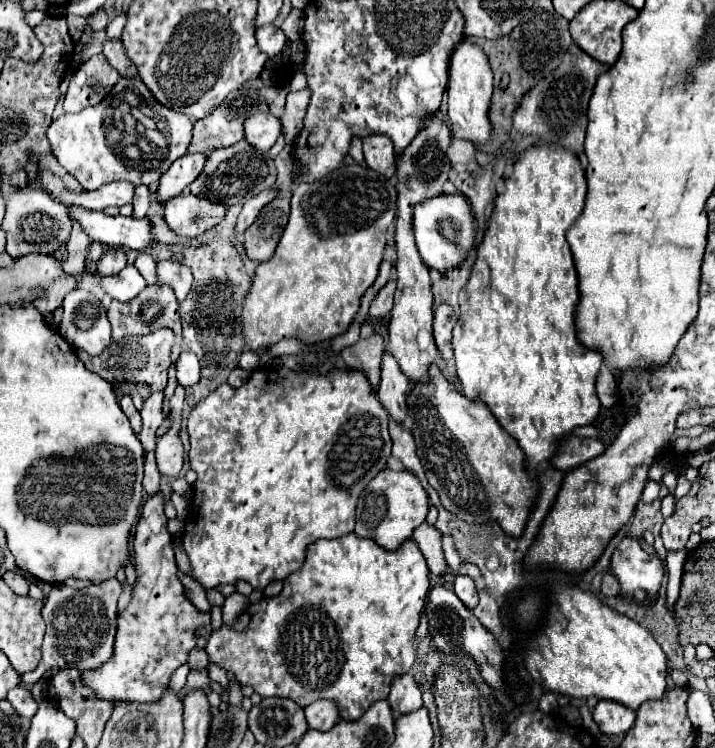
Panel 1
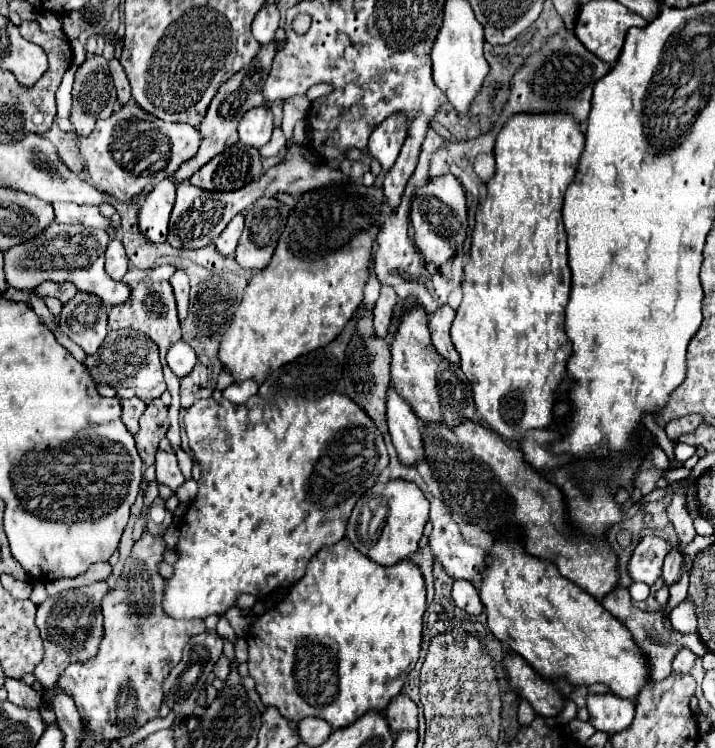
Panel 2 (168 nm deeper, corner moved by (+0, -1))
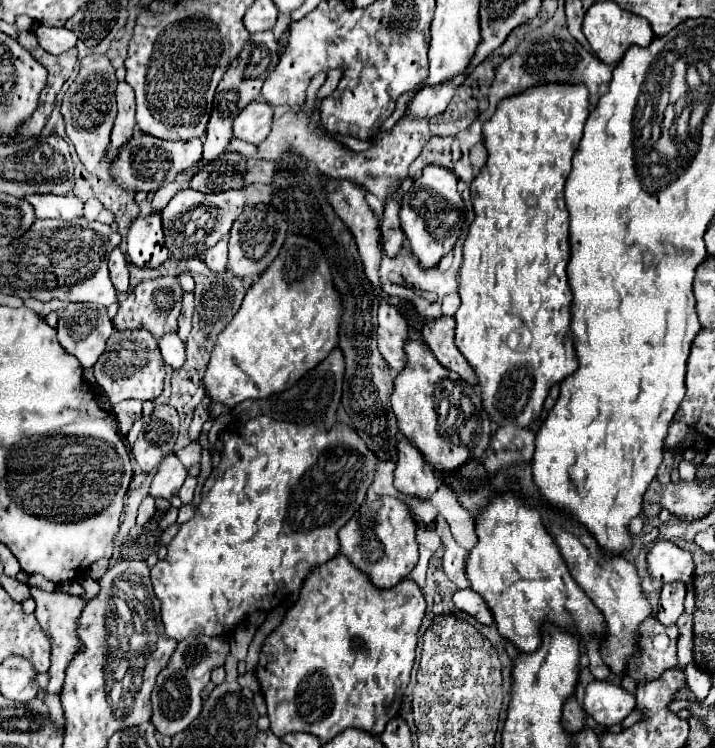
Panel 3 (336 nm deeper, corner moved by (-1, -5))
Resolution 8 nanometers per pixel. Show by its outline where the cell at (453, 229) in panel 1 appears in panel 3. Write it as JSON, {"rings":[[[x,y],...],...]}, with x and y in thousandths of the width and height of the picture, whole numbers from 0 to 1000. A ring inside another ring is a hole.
{"rings":[[[597,222],[592,233],[580,238],[578,246],[564,257],[558,289],[561,305],[572,318],[575,337],[583,340],[586,353],[592,358],[608,358],[617,345],[628,334],[634,334],[645,310],[645,299],[650,294],[648,267],[639,254],[636,233],[628,233],[628,227],[617,227],[617,222]]]}

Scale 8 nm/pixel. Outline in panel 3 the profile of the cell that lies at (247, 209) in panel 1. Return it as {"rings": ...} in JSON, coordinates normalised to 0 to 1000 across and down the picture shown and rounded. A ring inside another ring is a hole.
{"rings":[[[312,318],[309,324],[303,324],[298,332],[292,332],[287,337],[287,353],[298,361],[298,364],[312,364],[317,358],[317,318]]]}

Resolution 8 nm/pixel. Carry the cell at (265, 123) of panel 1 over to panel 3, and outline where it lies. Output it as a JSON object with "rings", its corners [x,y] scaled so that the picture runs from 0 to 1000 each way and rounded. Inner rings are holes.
{"rings":[[[357,134],[343,142],[343,147],[337,147],[337,152],[329,158],[326,182],[348,193],[365,193],[379,176],[379,166],[382,144],[368,134]]]}

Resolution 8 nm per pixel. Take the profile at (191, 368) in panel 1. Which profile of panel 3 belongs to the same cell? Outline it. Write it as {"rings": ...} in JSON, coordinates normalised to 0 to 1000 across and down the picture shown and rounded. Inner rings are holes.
{"rings":[[[236,447],[234,452],[225,452],[222,468],[228,473],[231,487],[236,487],[242,495],[253,495],[262,476],[259,476],[259,457],[248,447]]]}

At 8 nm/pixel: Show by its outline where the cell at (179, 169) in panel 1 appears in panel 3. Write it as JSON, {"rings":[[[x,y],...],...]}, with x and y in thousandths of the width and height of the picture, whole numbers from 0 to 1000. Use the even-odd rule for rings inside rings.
{"rings":[[[225,283],[194,289],[183,297],[178,313],[178,340],[197,358],[217,358],[236,342],[228,321]]]}

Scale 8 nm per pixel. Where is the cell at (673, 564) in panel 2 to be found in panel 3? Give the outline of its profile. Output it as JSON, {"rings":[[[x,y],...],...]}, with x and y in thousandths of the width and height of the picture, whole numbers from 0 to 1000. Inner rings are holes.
{"rings":[[[952,775],[930,781],[922,797],[922,821],[919,821],[922,832],[944,834],[955,818],[955,802],[958,802],[958,781]]]}

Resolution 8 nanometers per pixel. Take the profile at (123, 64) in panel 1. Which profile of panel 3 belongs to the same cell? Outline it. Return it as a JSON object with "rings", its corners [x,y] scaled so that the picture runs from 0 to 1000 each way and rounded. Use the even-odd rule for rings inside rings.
{"rings":[[[166,110],[164,115],[164,158],[155,176],[155,198],[152,211],[183,184],[189,171],[189,126],[178,110]]]}

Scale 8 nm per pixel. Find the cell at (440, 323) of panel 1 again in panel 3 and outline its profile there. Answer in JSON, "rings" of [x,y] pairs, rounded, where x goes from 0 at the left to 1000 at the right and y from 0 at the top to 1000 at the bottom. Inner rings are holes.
{"rings":[[[617,422],[606,430],[597,430],[589,441],[589,449],[592,455],[597,455],[600,465],[608,471],[611,481],[622,492],[639,497],[650,511],[664,513],[667,505],[662,500],[662,492],[650,484],[648,473],[634,460],[634,441],[636,441],[636,425]]]}

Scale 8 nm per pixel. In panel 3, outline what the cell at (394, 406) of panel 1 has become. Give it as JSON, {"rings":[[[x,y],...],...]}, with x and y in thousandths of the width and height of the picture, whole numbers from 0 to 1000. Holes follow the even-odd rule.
{"rings":[[[566,583],[555,594],[555,626],[552,626],[552,652],[558,658],[600,666],[617,650],[614,639],[603,628],[603,620]]]}

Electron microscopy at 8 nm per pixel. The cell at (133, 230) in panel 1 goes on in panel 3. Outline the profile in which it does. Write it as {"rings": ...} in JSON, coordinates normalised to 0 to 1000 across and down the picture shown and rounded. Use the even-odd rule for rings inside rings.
{"rings":[[[46,259],[38,265],[41,273],[46,273],[52,291],[77,291],[97,297],[102,291],[116,289],[116,273],[110,273],[110,265],[97,262],[77,262],[77,259]]]}

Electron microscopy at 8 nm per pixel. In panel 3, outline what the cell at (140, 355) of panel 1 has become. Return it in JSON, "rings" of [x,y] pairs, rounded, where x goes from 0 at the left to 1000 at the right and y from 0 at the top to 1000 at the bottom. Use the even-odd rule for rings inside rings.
{"rings":[[[206,441],[158,444],[152,449],[147,471],[141,473],[141,479],[130,492],[133,492],[133,511],[147,521],[155,540],[166,540],[178,532],[217,535],[228,524],[231,484],[225,479],[220,455]]]}

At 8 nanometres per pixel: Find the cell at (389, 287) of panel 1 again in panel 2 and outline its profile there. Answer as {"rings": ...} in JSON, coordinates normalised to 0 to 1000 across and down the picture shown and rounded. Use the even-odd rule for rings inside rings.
{"rings":[[[534,382],[531,398],[529,398],[526,412],[523,412],[523,439],[526,439],[526,447],[531,447],[531,452],[543,449],[543,436],[548,428],[548,414],[551,414],[554,398],[557,396],[548,388],[548,382]]]}

